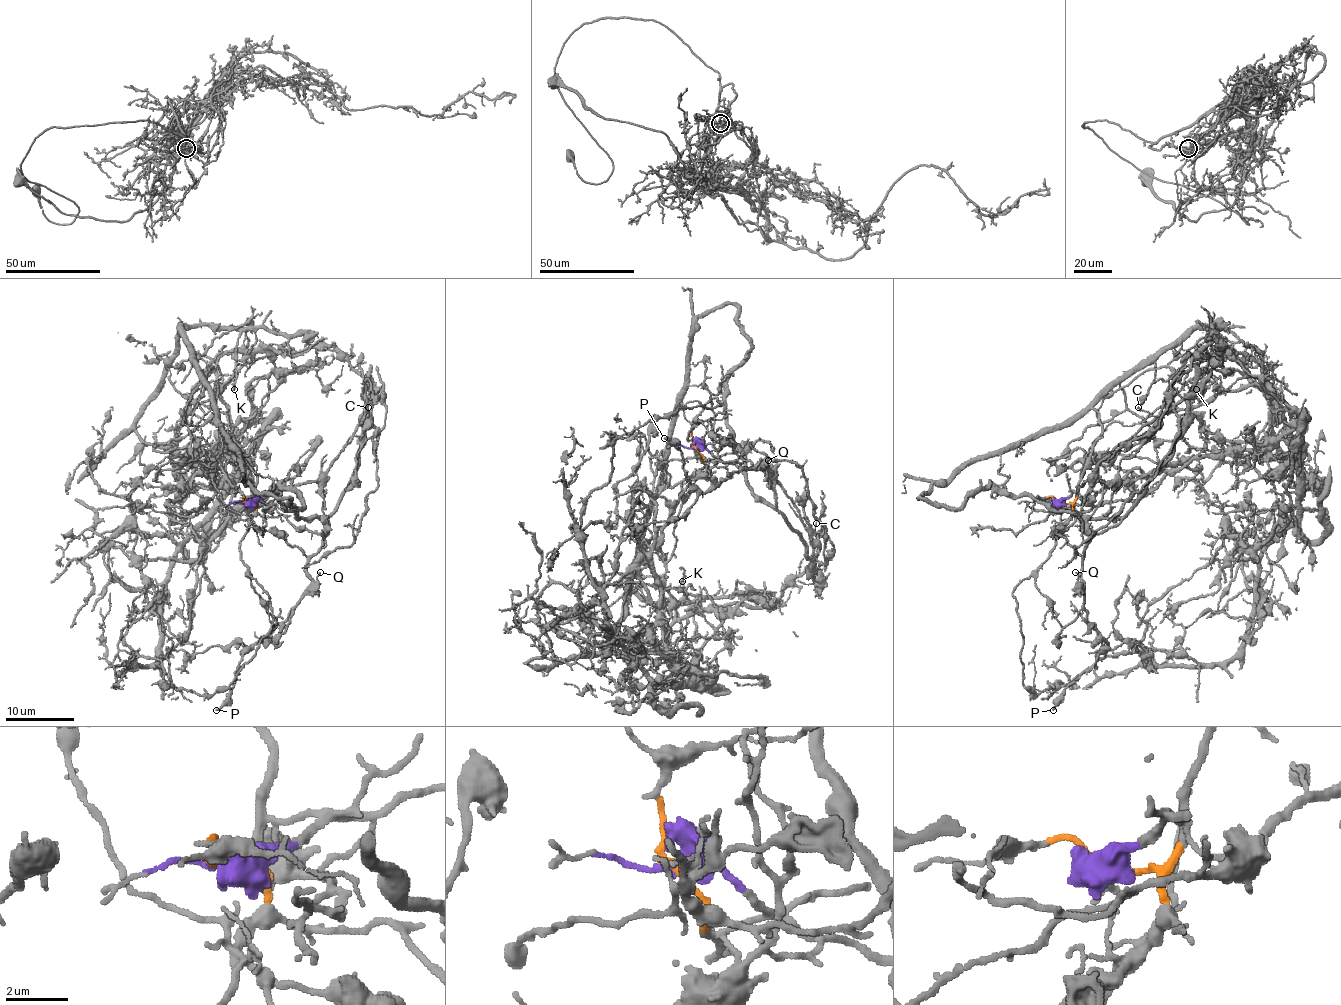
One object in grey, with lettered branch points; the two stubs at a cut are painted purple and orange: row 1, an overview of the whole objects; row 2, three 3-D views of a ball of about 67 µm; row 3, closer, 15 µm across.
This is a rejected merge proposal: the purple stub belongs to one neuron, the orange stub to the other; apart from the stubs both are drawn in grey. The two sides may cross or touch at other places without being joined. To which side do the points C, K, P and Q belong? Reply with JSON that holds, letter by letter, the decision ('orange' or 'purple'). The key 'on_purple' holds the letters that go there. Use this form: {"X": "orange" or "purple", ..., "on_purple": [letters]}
{"C": "purple", "K": "orange", "P": "orange", "Q": "orange", "on_purple": ["C"]}

